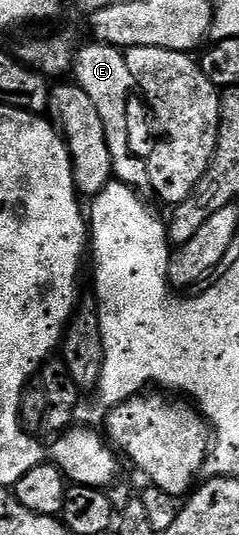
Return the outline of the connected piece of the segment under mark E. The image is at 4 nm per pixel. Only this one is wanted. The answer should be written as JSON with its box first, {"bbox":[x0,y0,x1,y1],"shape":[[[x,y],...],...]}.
{"bbox":[70,41,150,188],"shape":[[[88,41],[80,52],[75,52],[70,71],[82,93],[89,95],[94,109],[98,109],[98,117],[102,117],[102,129],[106,129],[106,143],[110,145],[113,176],[134,188],[147,188],[150,181],[148,160],[132,148],[132,131],[128,128],[128,98],[132,91],[134,95],[136,82],[126,65],[124,51],[108,43]]]}

